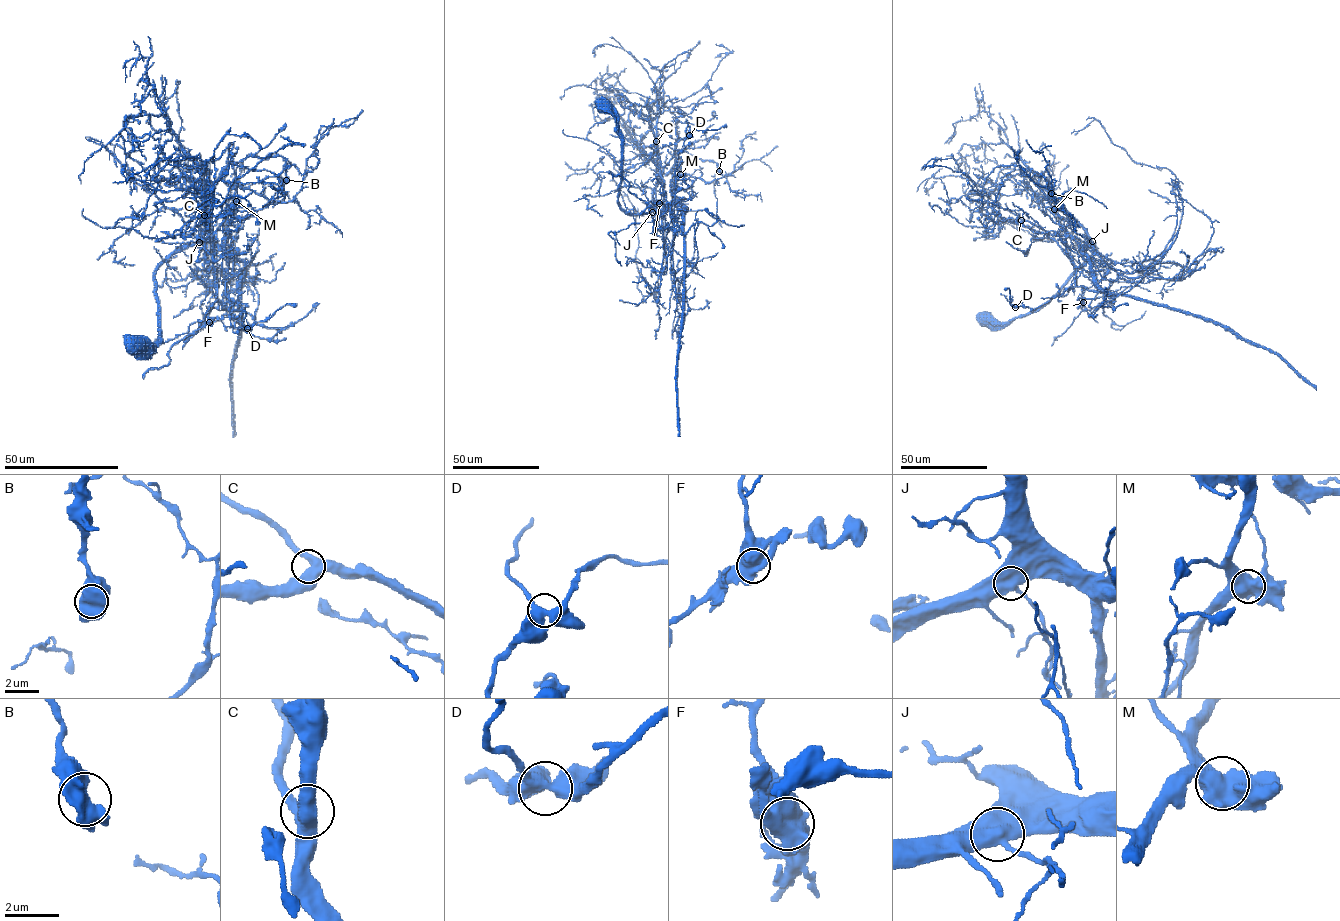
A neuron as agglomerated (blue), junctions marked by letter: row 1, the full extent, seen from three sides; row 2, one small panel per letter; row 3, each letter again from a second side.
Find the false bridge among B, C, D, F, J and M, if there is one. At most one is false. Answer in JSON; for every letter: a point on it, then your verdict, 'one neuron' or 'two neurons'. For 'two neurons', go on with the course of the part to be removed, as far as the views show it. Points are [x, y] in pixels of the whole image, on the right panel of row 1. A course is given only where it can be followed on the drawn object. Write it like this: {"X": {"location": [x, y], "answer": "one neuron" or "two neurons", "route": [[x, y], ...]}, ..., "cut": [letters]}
{"B": {"location": [1051, 193], "answer": "one neuron"}, "C": {"location": [1021, 220], "answer": "one neuron"}, "D": {"location": [1015, 307], "answer": "one neuron"}, "F": {"location": [1083, 302], "answer": "two neurons", "route": [[1083, 302], [1082, 310], [1061, 336], [1054, 337], [1051, 346]]}, "J": {"location": [1092, 241], "answer": "one neuron"}, "M": {"location": [1054, 209], "answer": "one neuron"}, "cut": ["F"]}

